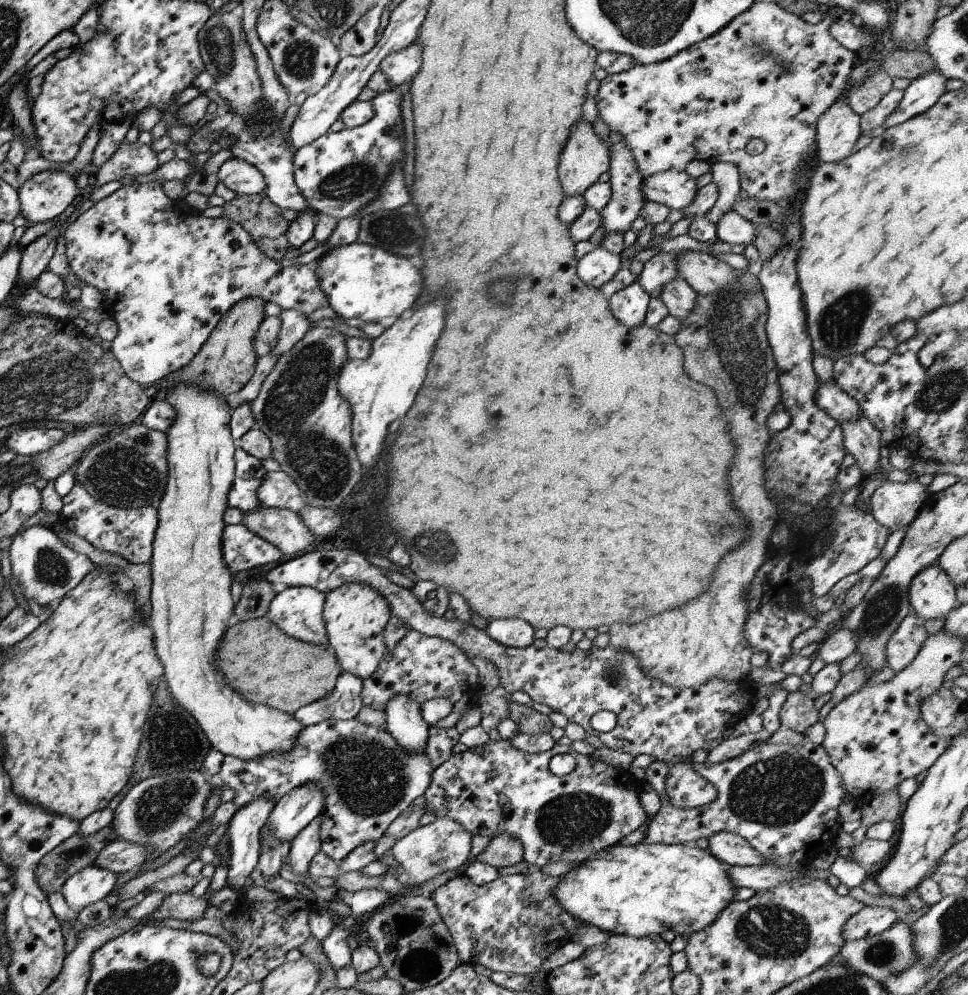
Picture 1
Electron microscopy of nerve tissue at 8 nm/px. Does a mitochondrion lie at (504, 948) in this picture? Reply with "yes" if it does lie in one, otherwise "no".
no

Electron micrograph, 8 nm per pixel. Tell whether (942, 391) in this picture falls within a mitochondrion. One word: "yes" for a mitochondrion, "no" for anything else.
yes

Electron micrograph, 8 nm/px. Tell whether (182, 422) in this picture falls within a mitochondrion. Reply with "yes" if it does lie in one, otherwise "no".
no

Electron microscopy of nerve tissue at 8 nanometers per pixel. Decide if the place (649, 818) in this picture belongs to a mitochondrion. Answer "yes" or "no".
no

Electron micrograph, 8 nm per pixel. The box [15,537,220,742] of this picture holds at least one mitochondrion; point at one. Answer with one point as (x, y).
(51, 570)

